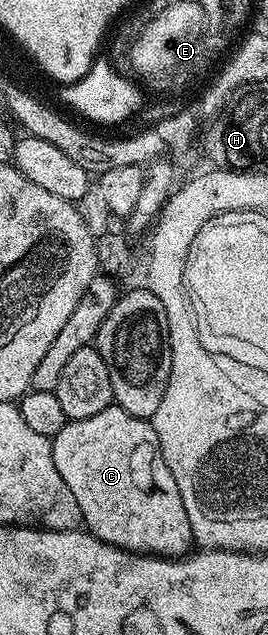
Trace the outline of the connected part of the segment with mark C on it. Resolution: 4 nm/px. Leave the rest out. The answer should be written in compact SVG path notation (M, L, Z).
M113 404L107 406L102 412L96 413L95 416L86 416L86 420L70 420L64 425L62 432L58 432L52 439L52 451L54 452L54 468L58 468L62 480L66 480L66 488L70 488L70 492L74 492L74 500L78 500L78 508L82 512L83 529L95 538L111 546L128 550L131 554L155 554L161 558L177 559L193 549L194 539L190 528L190 516L186 516L186 504L182 504L182 496L178 492L178 484L174 484L174 476L170 476L170 468L166 468L160 441L149 419L130 416L130 412Z

